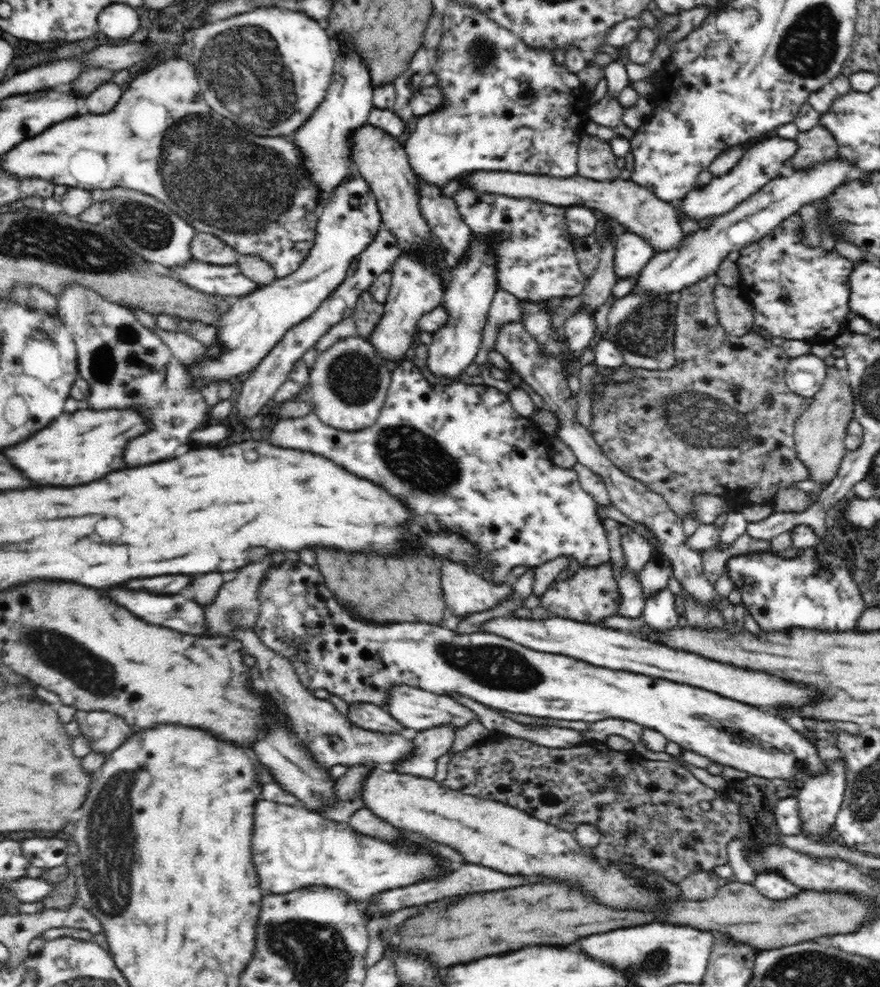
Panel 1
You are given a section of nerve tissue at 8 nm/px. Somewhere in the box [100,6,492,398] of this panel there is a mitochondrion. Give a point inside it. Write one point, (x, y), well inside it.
(261, 195)

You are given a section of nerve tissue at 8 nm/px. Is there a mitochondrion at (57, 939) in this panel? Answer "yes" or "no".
no

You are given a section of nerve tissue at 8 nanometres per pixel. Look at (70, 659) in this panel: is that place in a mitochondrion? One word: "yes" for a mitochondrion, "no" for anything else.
yes

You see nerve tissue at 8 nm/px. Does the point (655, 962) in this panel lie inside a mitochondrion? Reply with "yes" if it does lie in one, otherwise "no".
yes

